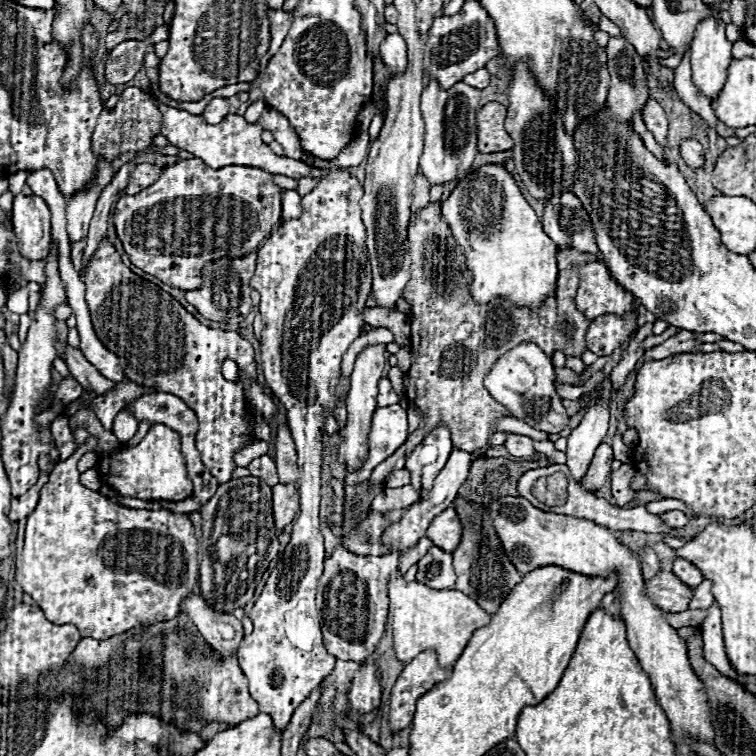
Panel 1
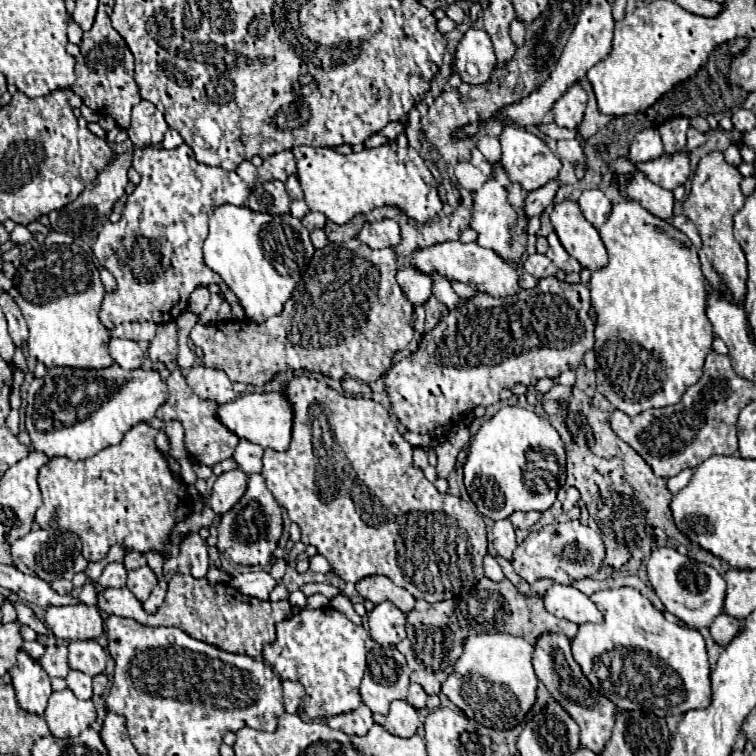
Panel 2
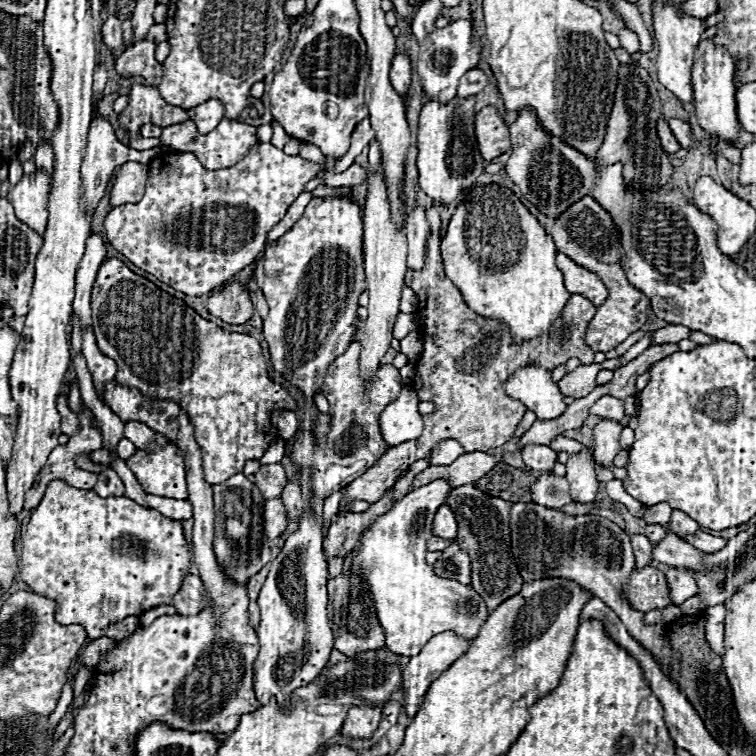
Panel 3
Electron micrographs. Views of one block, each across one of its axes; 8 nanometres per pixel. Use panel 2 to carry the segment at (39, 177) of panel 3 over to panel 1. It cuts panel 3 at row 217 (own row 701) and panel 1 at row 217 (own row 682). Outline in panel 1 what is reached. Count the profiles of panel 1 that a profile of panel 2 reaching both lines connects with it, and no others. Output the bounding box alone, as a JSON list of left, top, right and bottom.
[12,194,50,260]

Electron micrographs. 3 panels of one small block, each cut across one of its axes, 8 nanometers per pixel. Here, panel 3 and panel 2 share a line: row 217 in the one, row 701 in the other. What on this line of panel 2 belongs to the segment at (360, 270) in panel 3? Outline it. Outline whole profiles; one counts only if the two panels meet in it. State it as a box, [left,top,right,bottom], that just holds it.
[264,606,368,718]

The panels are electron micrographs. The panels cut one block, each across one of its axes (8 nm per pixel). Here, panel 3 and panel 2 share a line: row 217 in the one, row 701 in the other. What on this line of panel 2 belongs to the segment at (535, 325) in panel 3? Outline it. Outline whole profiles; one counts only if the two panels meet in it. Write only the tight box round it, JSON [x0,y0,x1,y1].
[442,632,538,730]

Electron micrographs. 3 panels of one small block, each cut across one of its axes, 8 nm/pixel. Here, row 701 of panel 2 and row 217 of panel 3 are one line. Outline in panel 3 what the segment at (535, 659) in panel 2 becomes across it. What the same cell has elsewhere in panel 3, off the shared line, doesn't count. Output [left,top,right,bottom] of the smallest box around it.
[550,196,650,352]

